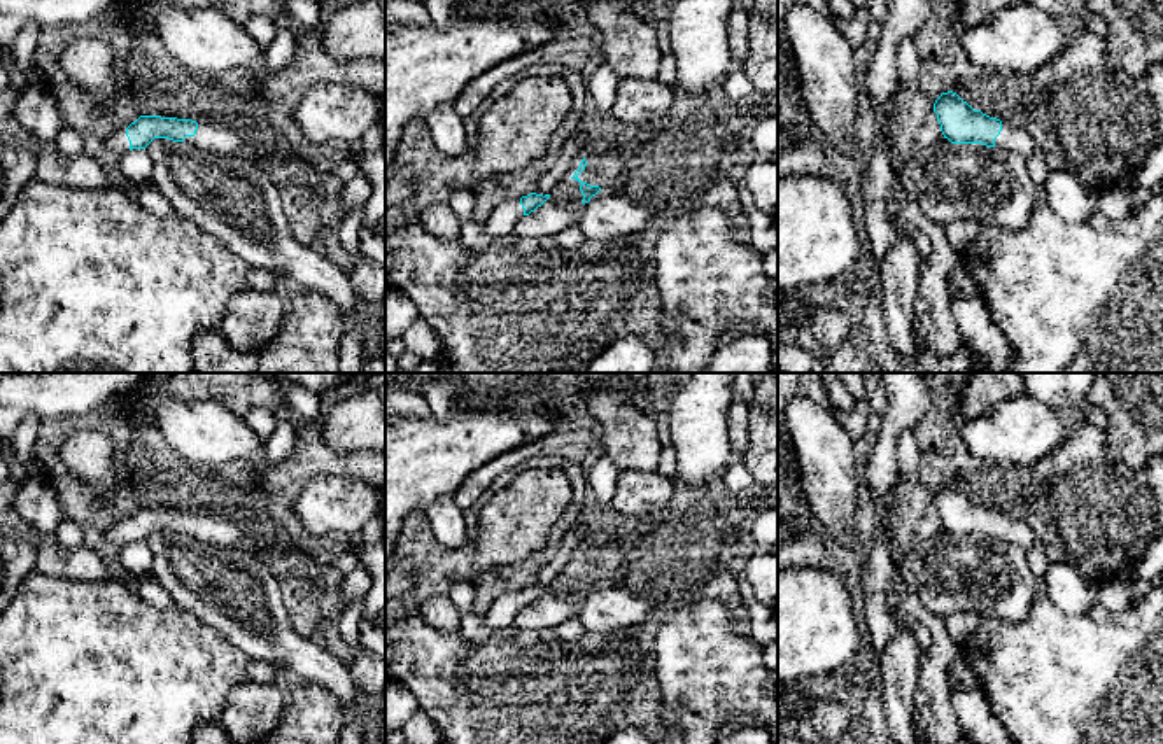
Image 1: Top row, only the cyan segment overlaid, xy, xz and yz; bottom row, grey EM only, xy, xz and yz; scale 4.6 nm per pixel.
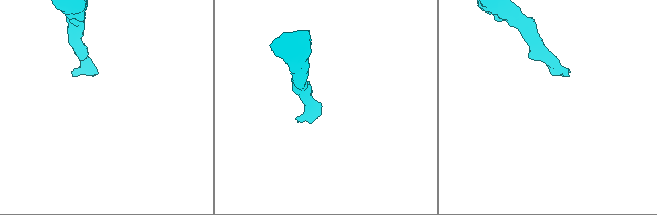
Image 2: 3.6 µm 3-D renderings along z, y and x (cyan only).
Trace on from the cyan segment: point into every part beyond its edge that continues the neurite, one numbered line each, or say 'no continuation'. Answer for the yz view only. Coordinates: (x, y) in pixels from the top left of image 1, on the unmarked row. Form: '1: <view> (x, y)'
1: yz (1013, 531)

